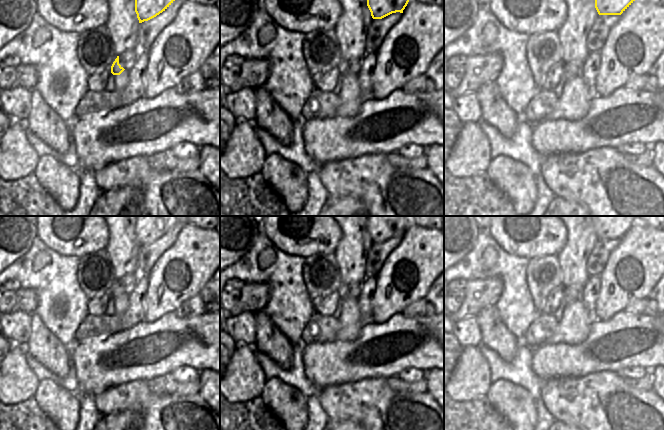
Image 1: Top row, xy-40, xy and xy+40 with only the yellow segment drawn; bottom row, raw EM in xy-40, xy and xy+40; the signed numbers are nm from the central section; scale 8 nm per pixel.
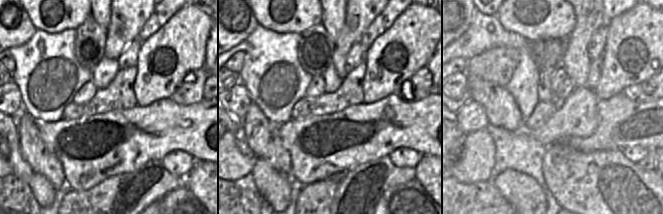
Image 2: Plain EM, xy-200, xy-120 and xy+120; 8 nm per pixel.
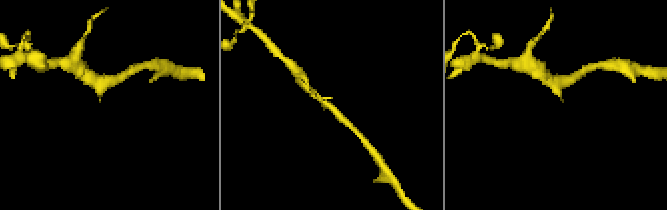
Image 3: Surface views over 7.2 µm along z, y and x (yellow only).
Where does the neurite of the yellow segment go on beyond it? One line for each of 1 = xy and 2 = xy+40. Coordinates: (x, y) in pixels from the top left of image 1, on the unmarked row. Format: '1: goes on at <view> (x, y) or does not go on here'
1: does not go on here
2: does not go on here

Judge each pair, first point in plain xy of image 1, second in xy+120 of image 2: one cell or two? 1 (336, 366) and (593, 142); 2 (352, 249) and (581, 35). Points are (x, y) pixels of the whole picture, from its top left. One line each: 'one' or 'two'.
1: one
2: one

